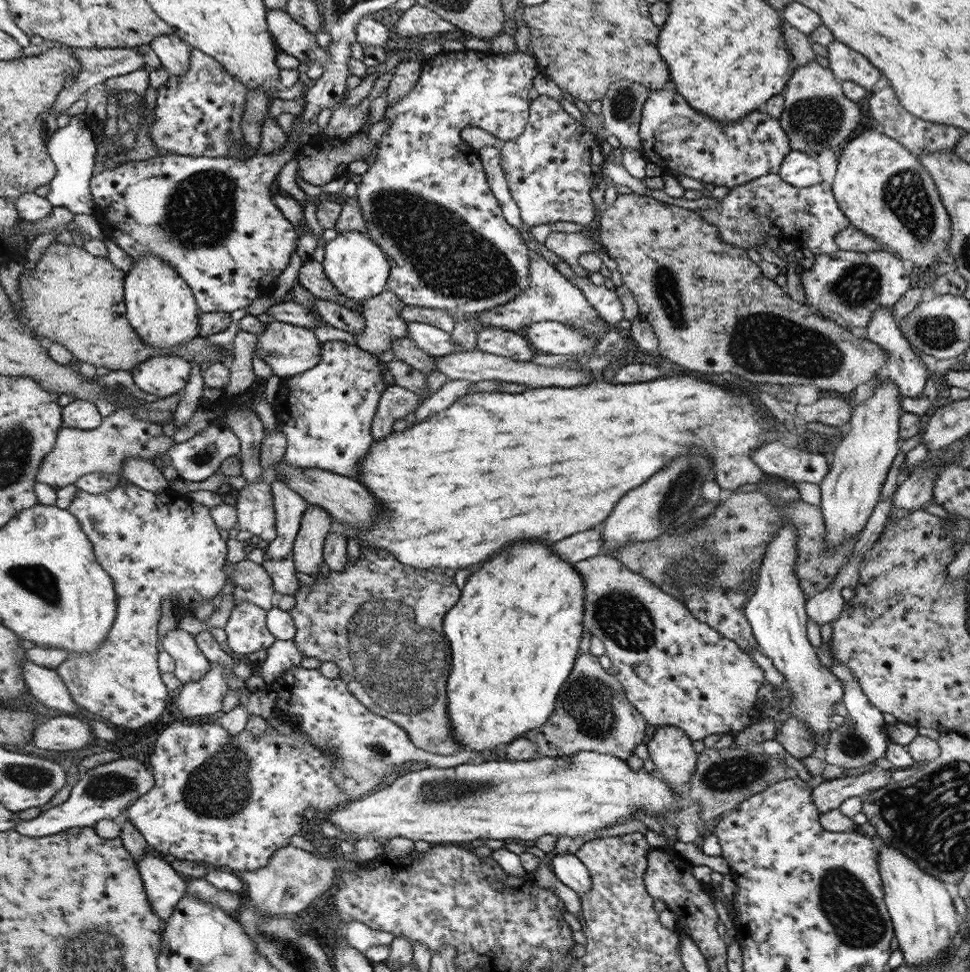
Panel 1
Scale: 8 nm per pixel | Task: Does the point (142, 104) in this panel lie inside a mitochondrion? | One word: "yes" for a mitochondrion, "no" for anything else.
no

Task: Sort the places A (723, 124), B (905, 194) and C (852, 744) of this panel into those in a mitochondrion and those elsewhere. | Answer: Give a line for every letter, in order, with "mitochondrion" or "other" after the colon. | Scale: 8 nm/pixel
A: other
B: mitochondrion
C: mitochondrion

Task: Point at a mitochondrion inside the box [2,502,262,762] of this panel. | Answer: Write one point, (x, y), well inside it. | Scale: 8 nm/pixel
(37, 580)

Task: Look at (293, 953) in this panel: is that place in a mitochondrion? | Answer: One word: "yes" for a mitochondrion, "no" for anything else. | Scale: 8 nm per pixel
yes

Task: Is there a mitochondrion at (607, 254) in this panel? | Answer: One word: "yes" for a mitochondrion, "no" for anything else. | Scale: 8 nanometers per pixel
no

